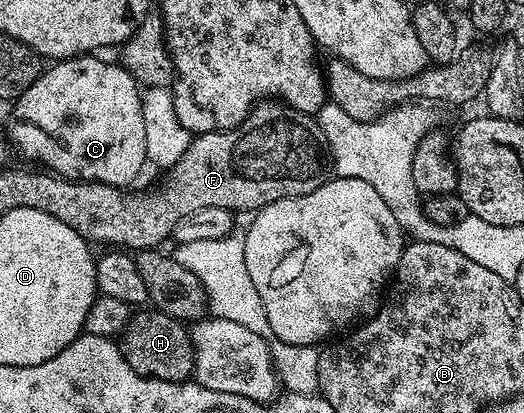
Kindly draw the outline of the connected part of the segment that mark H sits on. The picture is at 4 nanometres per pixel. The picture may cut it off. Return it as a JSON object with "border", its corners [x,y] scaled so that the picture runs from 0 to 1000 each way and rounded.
{"border":[[[282,753],[248,775],[227,818],[235,869],[265,908],[294,913],[305,923],[359,923],[368,913],[372,857],[363,799],[326,763]]]}

